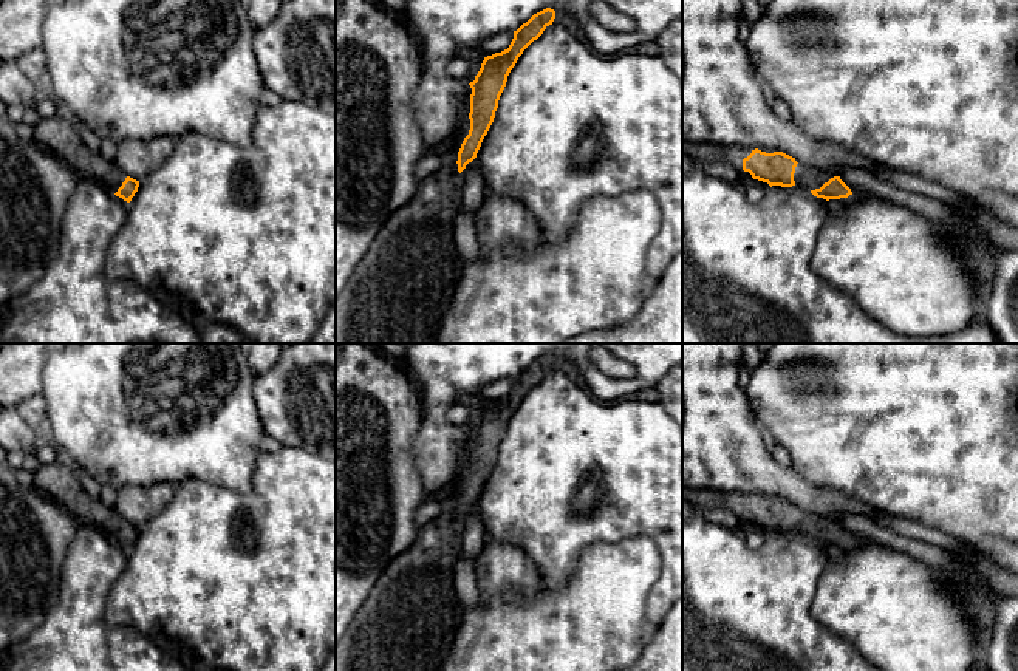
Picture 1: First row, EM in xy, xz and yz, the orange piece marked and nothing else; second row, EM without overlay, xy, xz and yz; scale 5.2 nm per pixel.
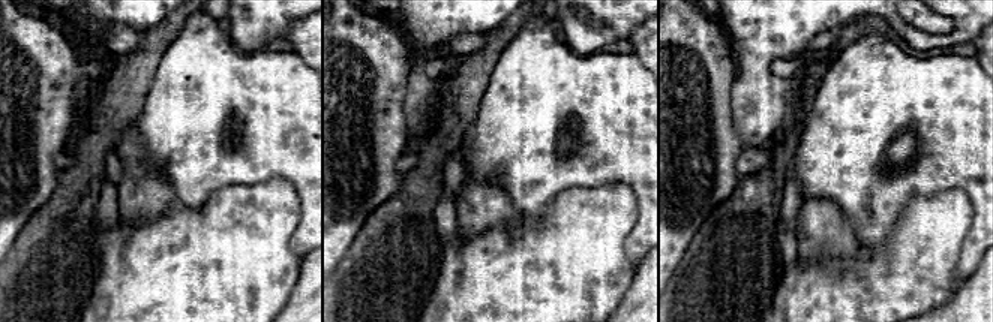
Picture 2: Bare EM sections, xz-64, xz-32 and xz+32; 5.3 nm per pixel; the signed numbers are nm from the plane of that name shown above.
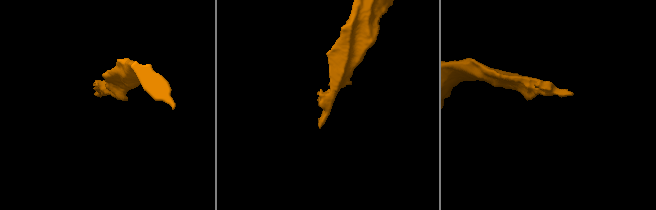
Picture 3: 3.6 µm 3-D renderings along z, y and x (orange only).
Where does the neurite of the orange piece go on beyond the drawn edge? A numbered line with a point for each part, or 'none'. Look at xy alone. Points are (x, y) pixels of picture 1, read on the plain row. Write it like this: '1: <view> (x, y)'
1: xy (58, 481)

